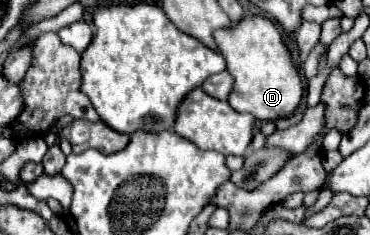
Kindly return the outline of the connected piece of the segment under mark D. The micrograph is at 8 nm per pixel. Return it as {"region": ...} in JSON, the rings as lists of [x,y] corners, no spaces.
{"region":[[[245,16],[239,24],[233,24],[231,30],[217,30],[215,42],[227,62],[227,72],[235,78],[235,88],[227,102],[237,112],[249,112],[257,120],[279,120],[299,108],[303,82],[281,32],[269,18]]]}

